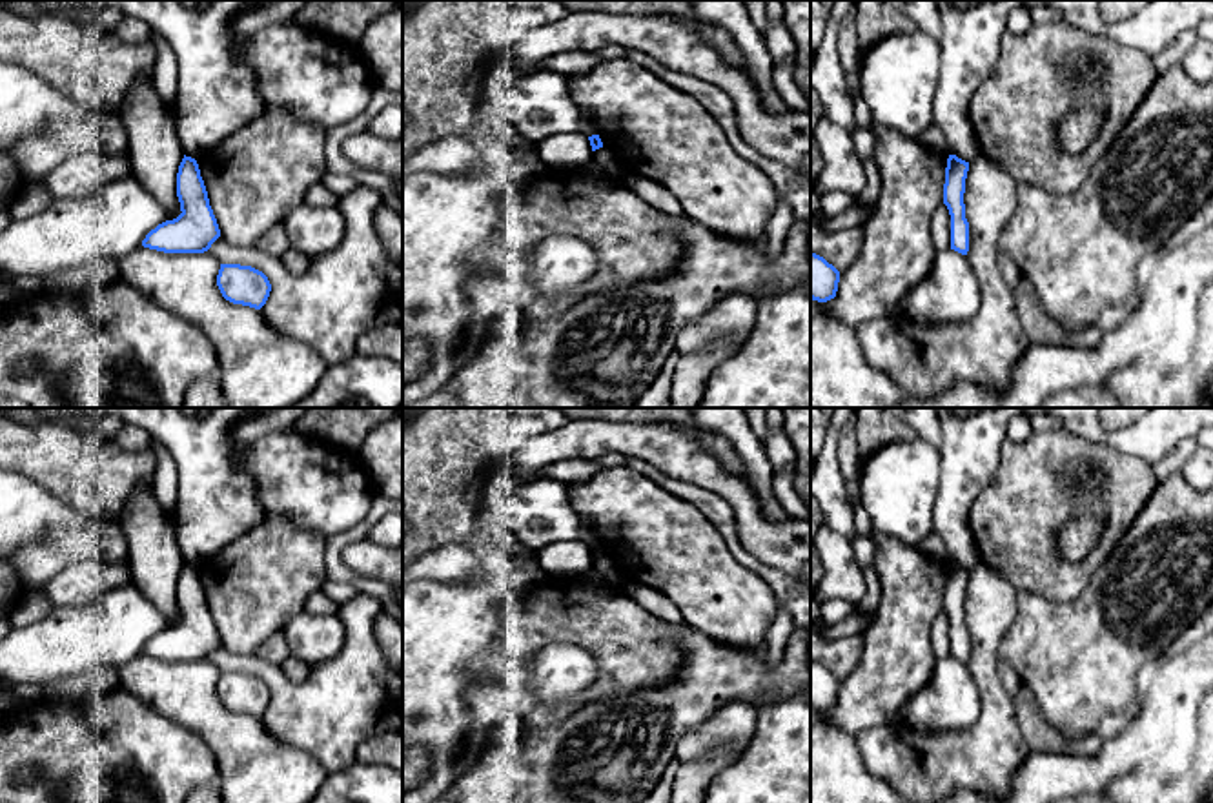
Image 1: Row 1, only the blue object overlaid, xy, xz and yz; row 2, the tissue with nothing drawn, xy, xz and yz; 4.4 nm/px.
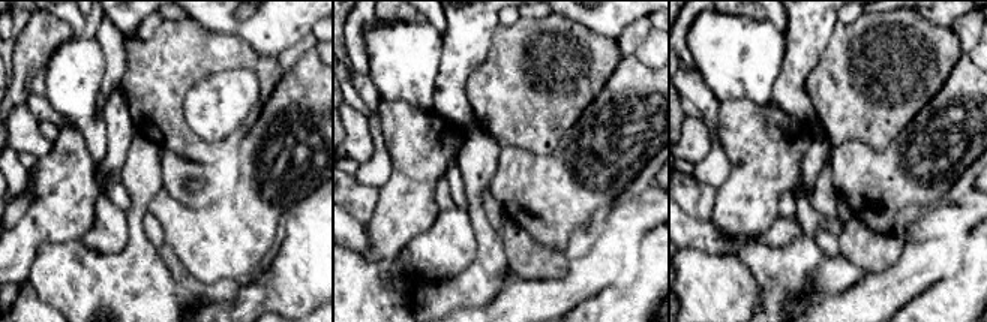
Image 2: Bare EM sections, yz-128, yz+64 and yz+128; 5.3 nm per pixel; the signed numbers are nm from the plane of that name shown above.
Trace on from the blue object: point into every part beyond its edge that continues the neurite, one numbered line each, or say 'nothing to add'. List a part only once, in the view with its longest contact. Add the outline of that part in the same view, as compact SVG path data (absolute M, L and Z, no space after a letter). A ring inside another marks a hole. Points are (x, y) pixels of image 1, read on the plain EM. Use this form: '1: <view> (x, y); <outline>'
nothing to add

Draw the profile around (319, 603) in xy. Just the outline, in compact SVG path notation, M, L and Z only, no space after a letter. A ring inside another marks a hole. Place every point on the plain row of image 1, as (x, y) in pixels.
M313 592L306 605L304 612L313 614L313 615L335 615L339 610L339 605L331 601L324 592Z

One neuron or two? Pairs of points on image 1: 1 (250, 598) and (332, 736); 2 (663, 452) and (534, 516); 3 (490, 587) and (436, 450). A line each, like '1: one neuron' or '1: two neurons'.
1: two neurons
2: two neurons
3: two neurons

